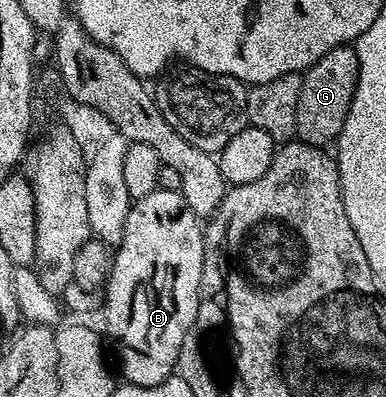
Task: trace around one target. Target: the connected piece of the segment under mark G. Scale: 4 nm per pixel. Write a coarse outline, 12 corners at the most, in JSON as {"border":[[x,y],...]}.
{"border":[[352,45],[302,75],[296,139],[339,139],[358,85]]}

